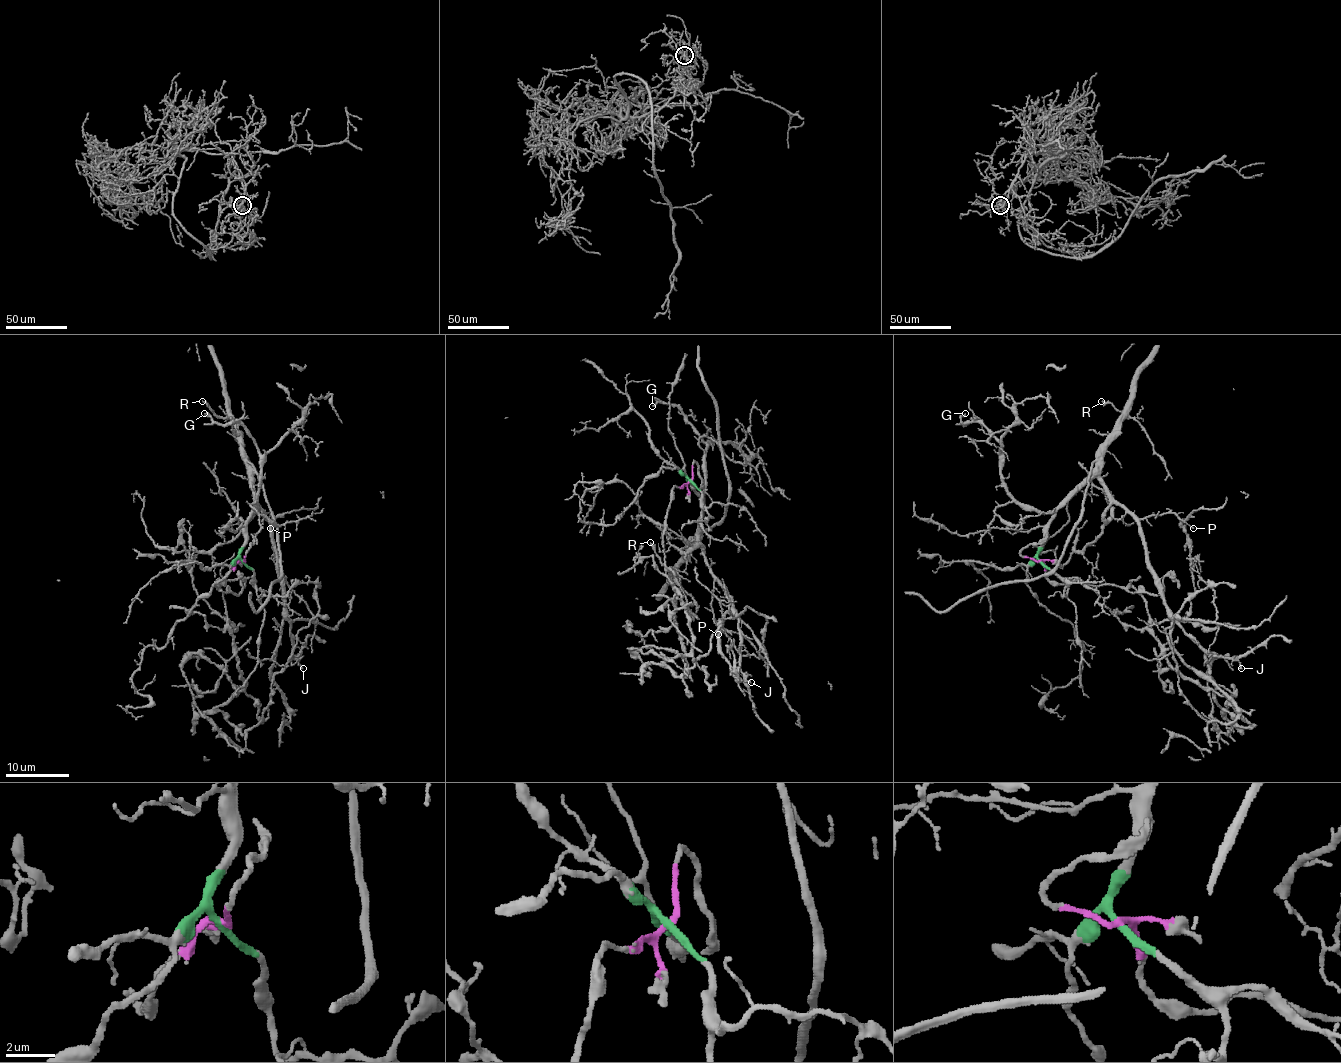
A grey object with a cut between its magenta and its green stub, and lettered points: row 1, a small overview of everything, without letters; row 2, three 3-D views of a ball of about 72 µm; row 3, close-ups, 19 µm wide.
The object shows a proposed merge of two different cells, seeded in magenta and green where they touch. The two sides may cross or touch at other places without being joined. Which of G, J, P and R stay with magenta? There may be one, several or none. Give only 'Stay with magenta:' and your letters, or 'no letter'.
Stay with magenta: no letter

